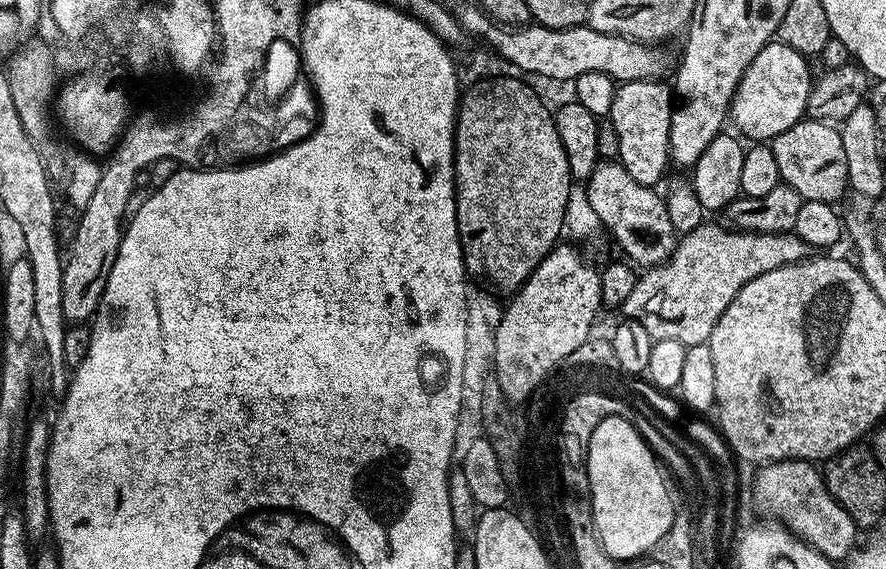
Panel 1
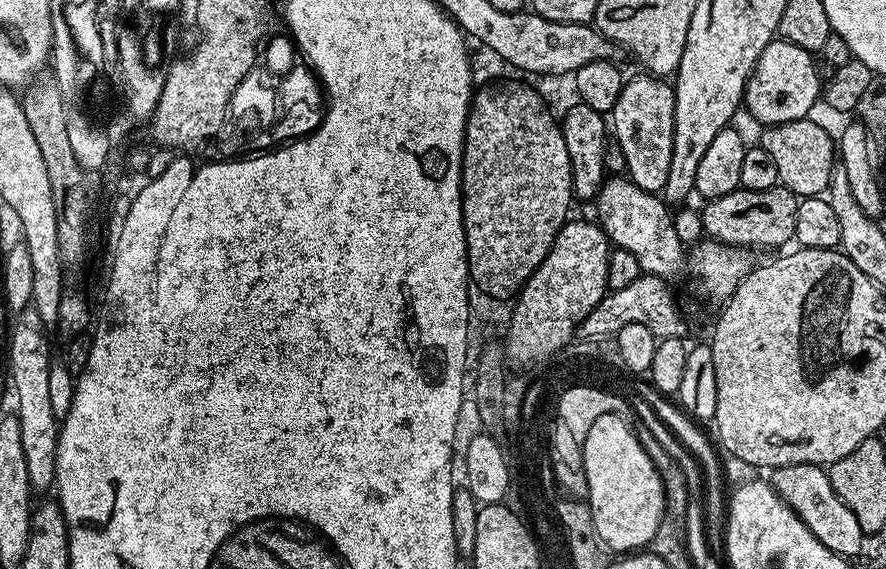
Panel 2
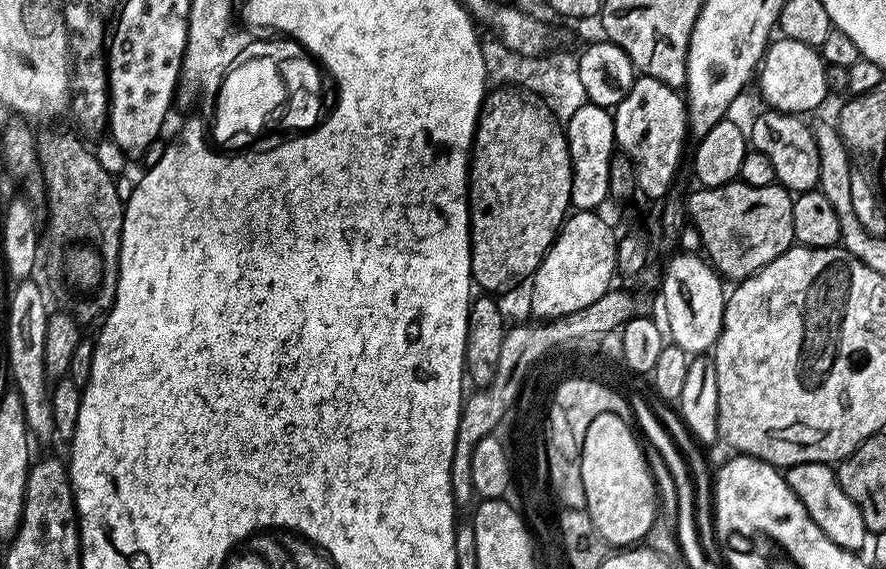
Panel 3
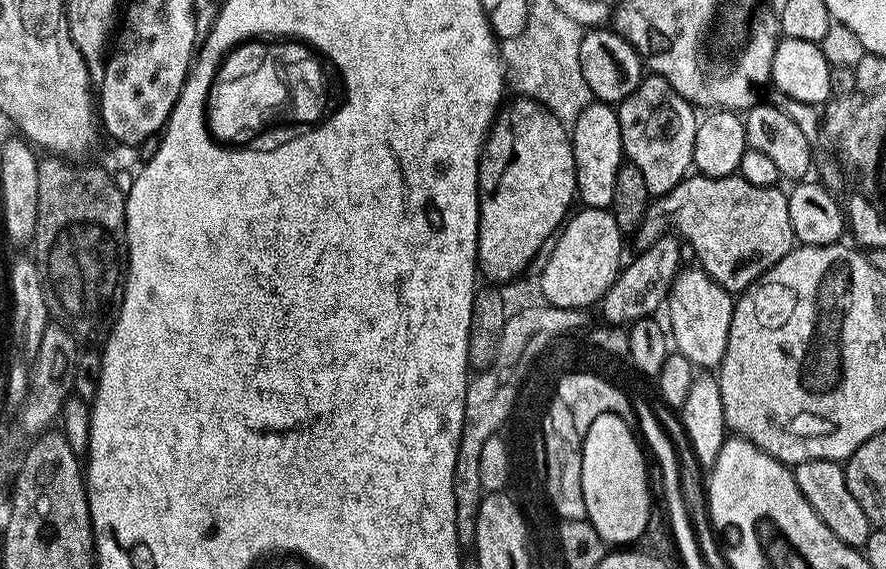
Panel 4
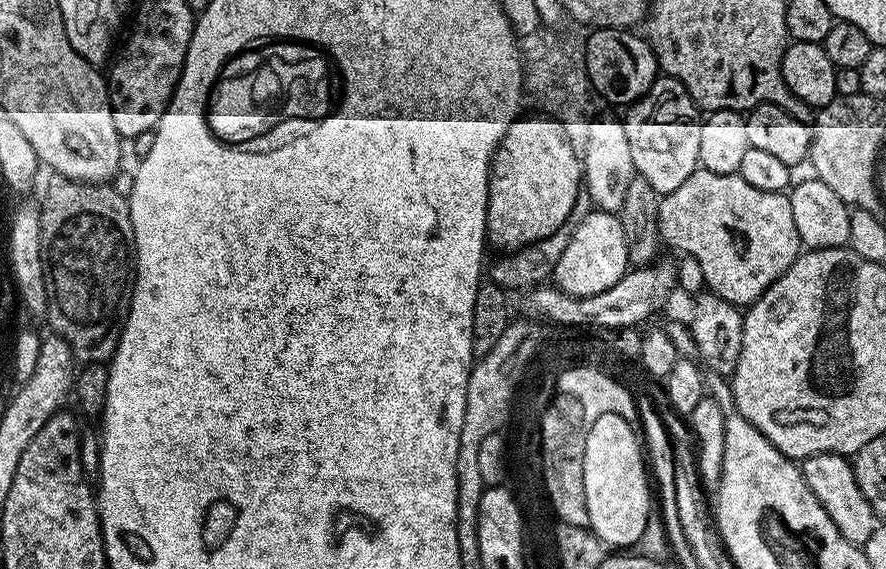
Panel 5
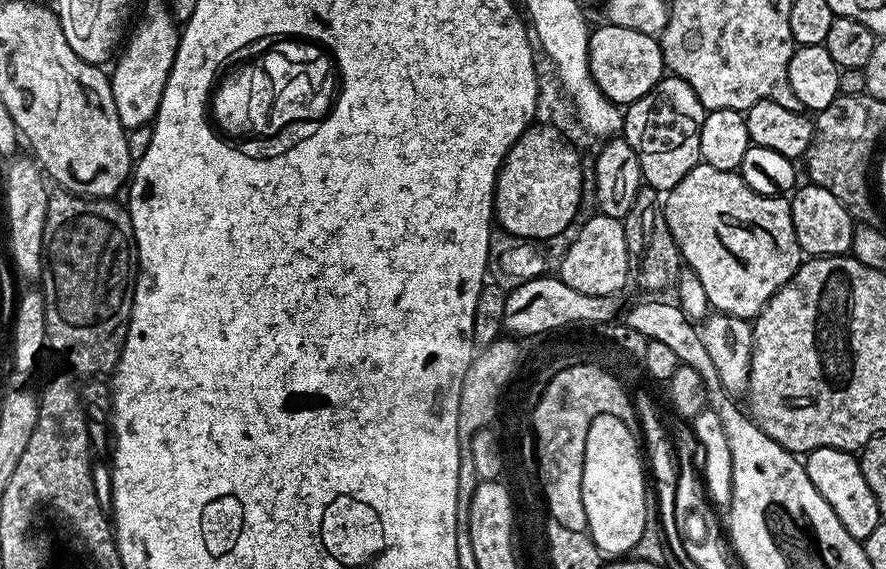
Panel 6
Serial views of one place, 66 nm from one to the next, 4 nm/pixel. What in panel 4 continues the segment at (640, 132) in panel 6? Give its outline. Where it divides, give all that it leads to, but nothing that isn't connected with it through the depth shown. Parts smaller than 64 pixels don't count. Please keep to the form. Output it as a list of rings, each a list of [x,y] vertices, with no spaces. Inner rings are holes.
[[[648,74],[625,100],[620,101],[618,115],[624,155],[631,164],[638,166],[638,170],[642,170],[649,193],[659,198],[672,192],[693,167],[697,109],[688,104],[686,98],[682,98],[682,94],[670,86],[670,82],[661,76]]]

